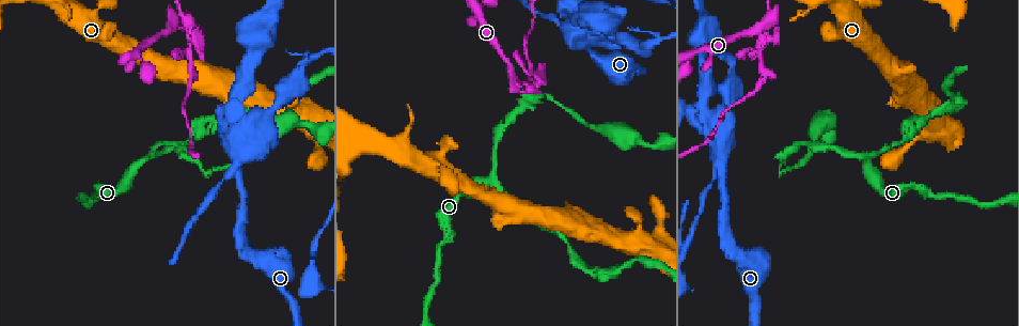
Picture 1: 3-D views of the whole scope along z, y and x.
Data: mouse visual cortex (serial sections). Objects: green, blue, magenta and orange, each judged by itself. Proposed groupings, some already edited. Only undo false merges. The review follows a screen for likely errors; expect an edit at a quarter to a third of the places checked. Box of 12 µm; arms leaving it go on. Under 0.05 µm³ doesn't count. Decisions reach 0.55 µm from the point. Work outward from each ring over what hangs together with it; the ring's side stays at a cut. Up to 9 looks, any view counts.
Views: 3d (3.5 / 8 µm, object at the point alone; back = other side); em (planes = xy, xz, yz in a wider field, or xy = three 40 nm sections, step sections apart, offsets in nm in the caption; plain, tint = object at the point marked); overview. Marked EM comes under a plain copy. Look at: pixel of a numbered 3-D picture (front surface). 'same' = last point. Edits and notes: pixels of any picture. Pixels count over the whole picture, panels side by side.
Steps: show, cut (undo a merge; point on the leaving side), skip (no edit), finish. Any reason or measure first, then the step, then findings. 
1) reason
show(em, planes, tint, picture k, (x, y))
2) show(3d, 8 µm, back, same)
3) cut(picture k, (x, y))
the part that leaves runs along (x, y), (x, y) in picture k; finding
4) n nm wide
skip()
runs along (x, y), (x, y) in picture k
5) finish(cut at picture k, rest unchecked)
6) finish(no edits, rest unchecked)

abrupt turn
show(3d, 3.5 µm, picture 1, (147, 155))

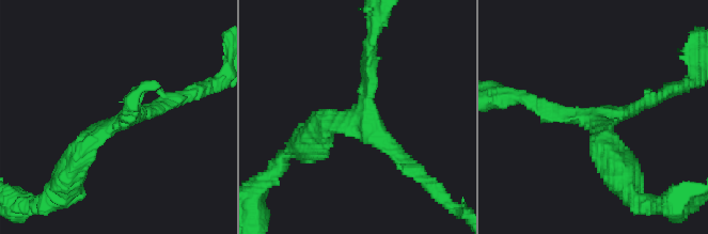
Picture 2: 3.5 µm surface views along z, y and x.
3 arms; arms of 200, 200, 400 nm; shape alone is not enough
show(em, xy, step 5, tint, picture 2, (598, 119))

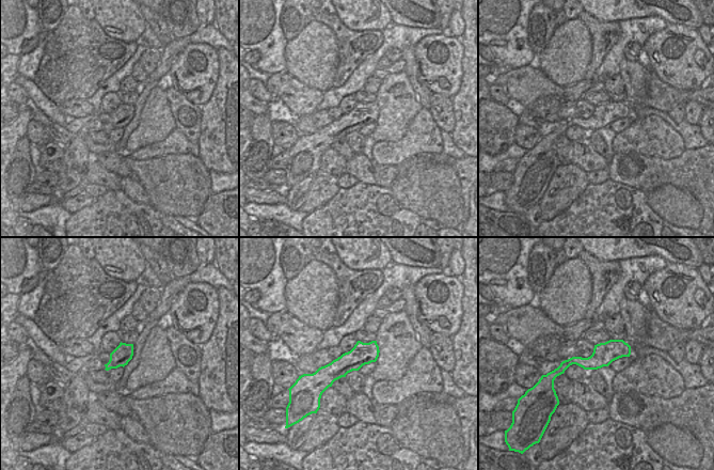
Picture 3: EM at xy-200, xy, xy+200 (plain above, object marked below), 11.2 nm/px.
show(em, xy, step 3, tint, same)

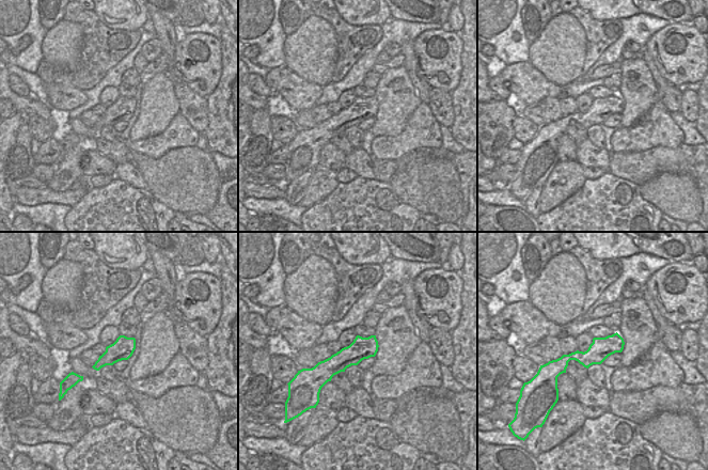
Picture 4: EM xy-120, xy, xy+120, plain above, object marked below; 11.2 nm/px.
skip()
runs along (615, 164), (596, 118), (531, 102) in picture 2; all the same cell

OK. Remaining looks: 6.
branch point
show(3d, 3.5 µm, picture 1, (199, 135))

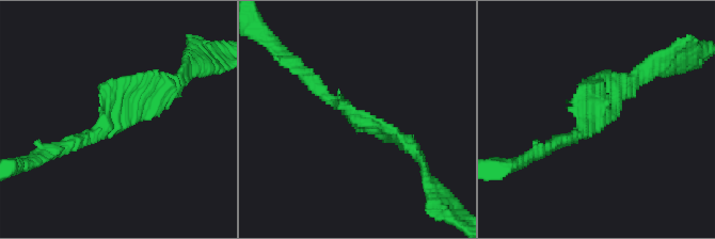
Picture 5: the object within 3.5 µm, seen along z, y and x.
now the EM
show(em, xy, step 2, tint, picture 5, (116, 125))

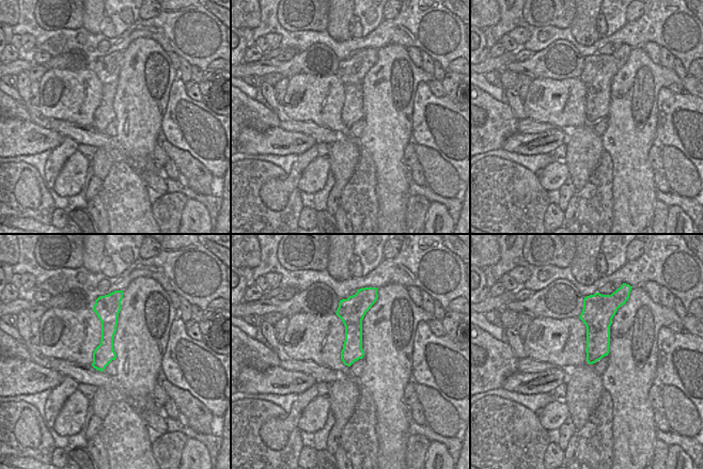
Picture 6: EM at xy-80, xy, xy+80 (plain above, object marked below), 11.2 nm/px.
skip()
runs along (302, 73), (377, 133), (407, 146) in picture 5; all the same cell

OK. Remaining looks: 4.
show(3d, 3.5 µm, picture 1, (239, 168))

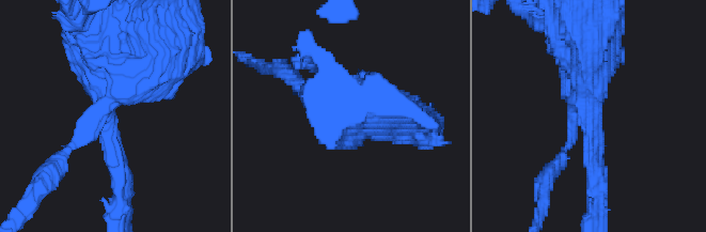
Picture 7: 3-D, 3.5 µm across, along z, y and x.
3 arms; arms of 150, 250, 600 nm; shape alone is not enough
show(em, xy, step 1, tint, picture 7, (107, 115))

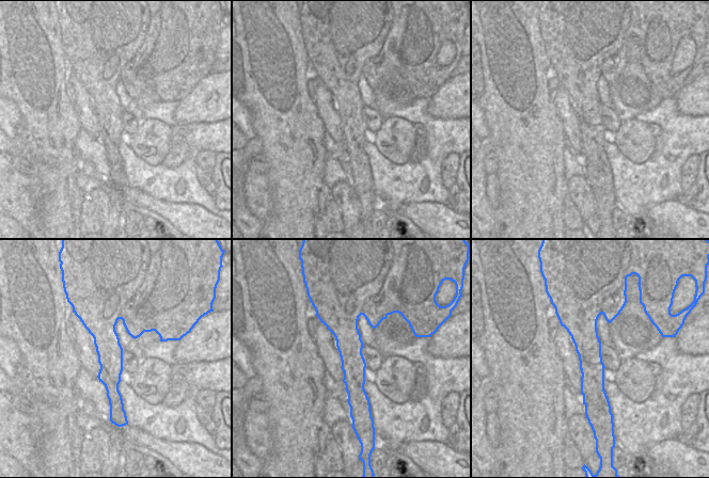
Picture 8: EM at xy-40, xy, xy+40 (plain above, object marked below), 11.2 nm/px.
cut(picture 7, (167, 36))
two cells meet here

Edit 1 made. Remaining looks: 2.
three-way junction
show(3d, 3.5 µm, picture 1, (768, 23))

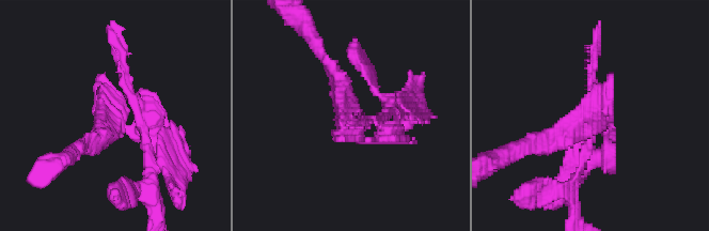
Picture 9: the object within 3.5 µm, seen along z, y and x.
shape alone is not enough
show(em, planes, tint, picture 9, (114, 121))

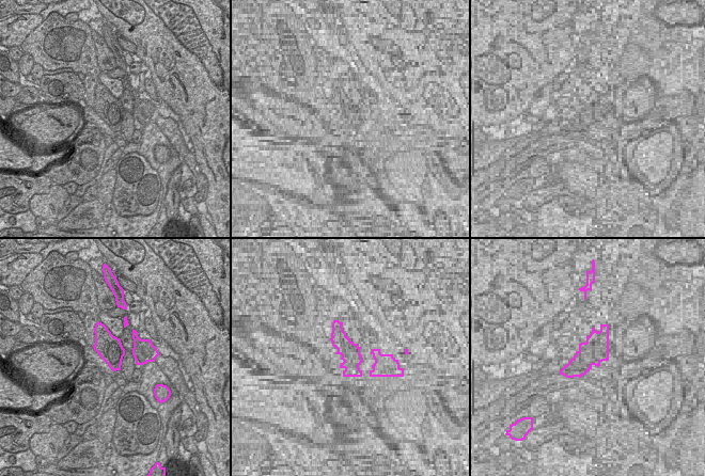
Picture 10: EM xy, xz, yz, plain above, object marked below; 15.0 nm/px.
cut(picture 9, (403, 138))
the part that leaves runs along (367, 138), (400, 133), (410, 111), (391, 103) in picture 9; two cells meet here

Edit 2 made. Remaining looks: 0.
finish(cut at picture 7, cut at picture 9, rest unchecked)

